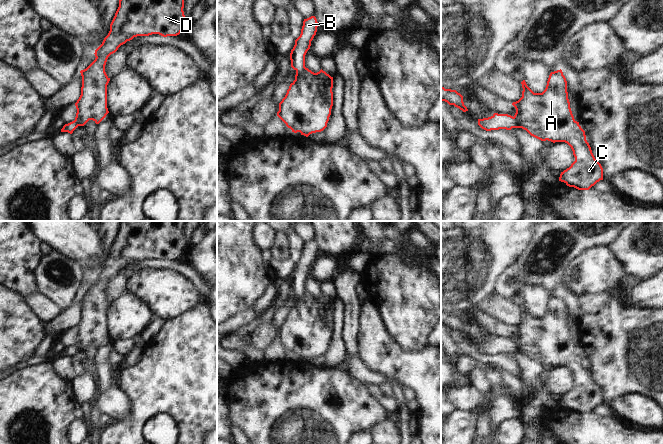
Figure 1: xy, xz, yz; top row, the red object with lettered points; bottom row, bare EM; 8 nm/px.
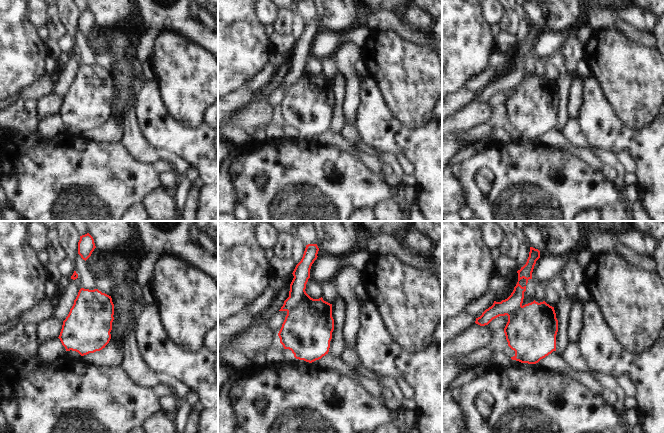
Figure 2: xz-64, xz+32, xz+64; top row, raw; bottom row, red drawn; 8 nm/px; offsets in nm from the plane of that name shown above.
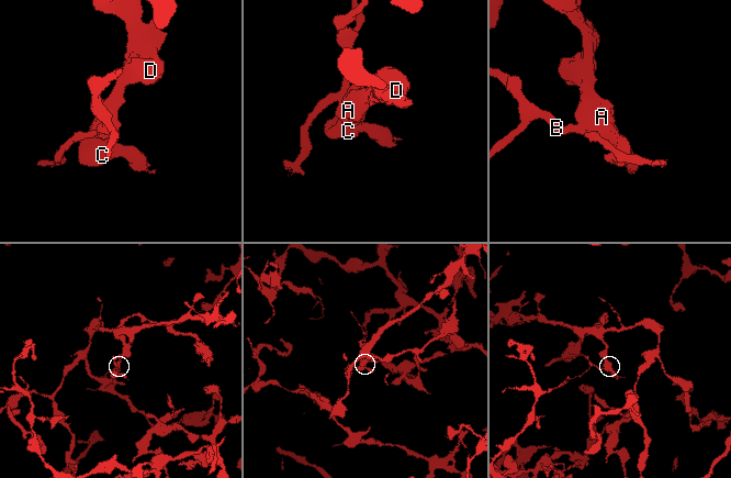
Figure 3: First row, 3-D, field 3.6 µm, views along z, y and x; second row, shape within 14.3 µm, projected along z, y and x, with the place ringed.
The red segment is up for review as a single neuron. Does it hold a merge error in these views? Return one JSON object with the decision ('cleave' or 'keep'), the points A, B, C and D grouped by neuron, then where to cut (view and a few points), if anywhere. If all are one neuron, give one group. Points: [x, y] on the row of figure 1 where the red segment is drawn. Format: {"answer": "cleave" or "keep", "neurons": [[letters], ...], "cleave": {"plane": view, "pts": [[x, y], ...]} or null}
{"answer": "cleave", "neurons": [["A", "C", "D"], ["B"]], "cleave": {"plane": "xz", "pts": [[305, 67], [295, 78]]}}

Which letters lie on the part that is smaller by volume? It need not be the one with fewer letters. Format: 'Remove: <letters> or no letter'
Remove: B

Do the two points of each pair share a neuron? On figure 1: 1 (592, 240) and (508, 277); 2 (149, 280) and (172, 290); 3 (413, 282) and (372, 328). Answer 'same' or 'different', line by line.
1: same
2: same
3: different

